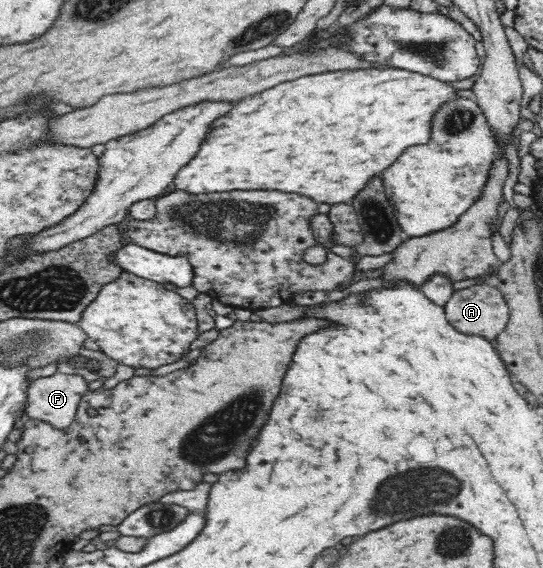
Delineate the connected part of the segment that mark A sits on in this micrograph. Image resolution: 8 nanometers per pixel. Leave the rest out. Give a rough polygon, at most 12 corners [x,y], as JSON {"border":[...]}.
{"border":[[494,285],[454,291],[444,305],[455,330],[499,336],[510,316]]}

